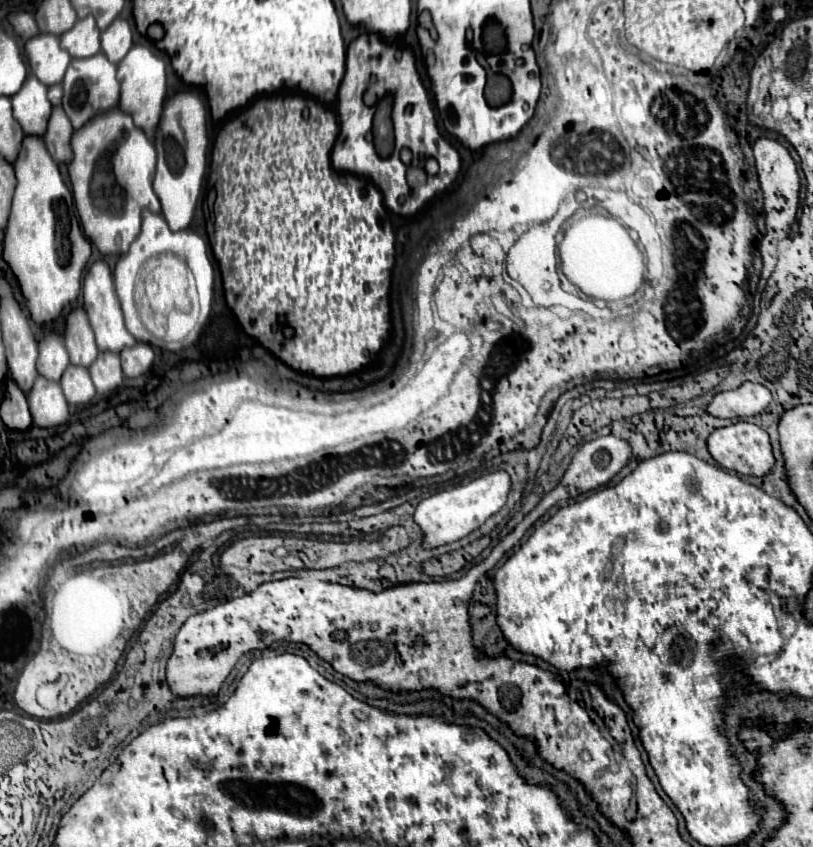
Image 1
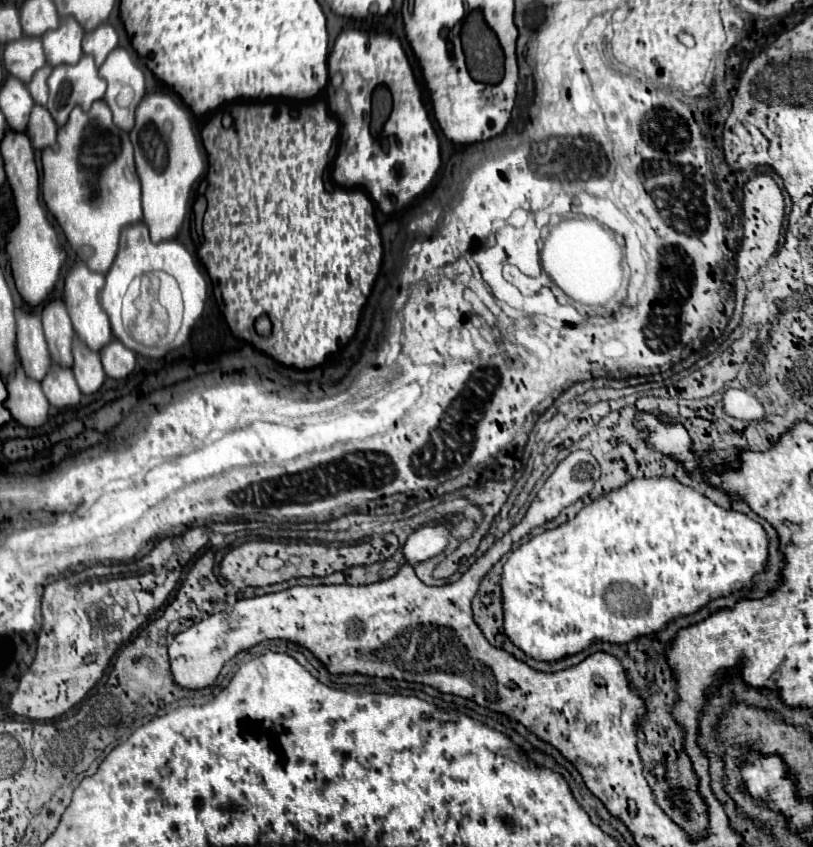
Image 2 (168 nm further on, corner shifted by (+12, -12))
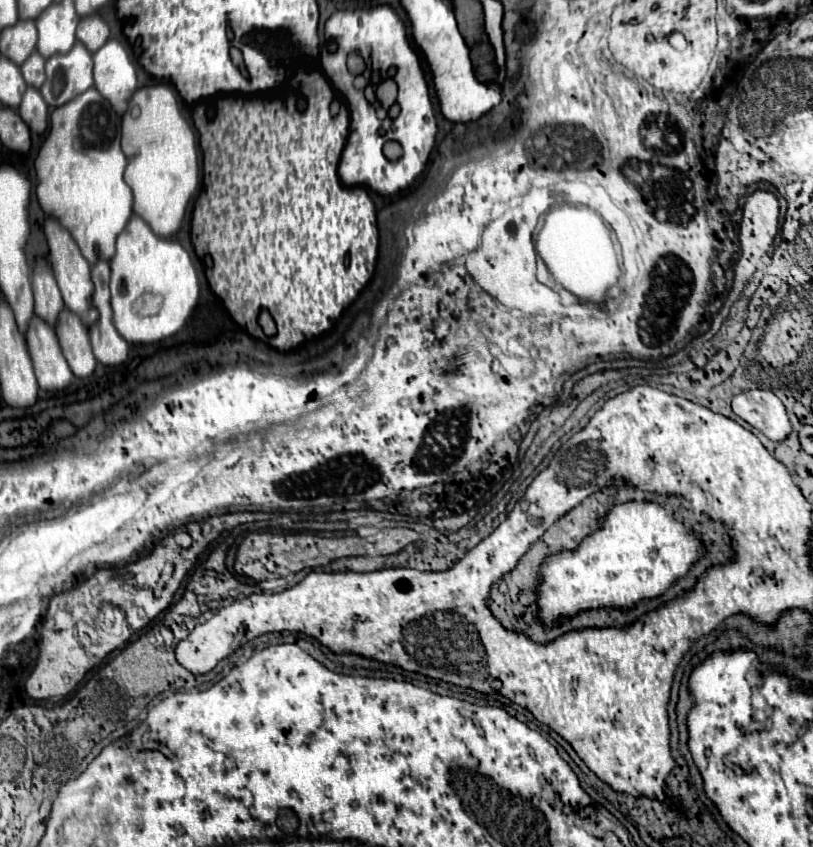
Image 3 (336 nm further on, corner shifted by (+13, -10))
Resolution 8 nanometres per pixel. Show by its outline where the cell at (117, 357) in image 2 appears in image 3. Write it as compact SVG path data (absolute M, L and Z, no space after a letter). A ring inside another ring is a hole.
M99 258L91 266L91 276L93 276L93 284L95 284L91 304L93 304L93 308L97 308L99 320L89 326L89 336L91 336L91 346L93 346L95 358L105 366L117 366L117 364L125 362L129 344L125 342L125 338L121 338L121 334L115 330L115 326L111 322L111 304L109 304L109 290L107 290L109 274L111 274L111 270L109 270L107 260Z

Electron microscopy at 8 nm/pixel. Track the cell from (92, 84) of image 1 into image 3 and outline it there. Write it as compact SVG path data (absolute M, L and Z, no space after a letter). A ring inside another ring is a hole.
M81 42L67 54L53 54L45 62L47 80L39 88L41 96L51 108L63 106L77 94L93 86L93 58Z

